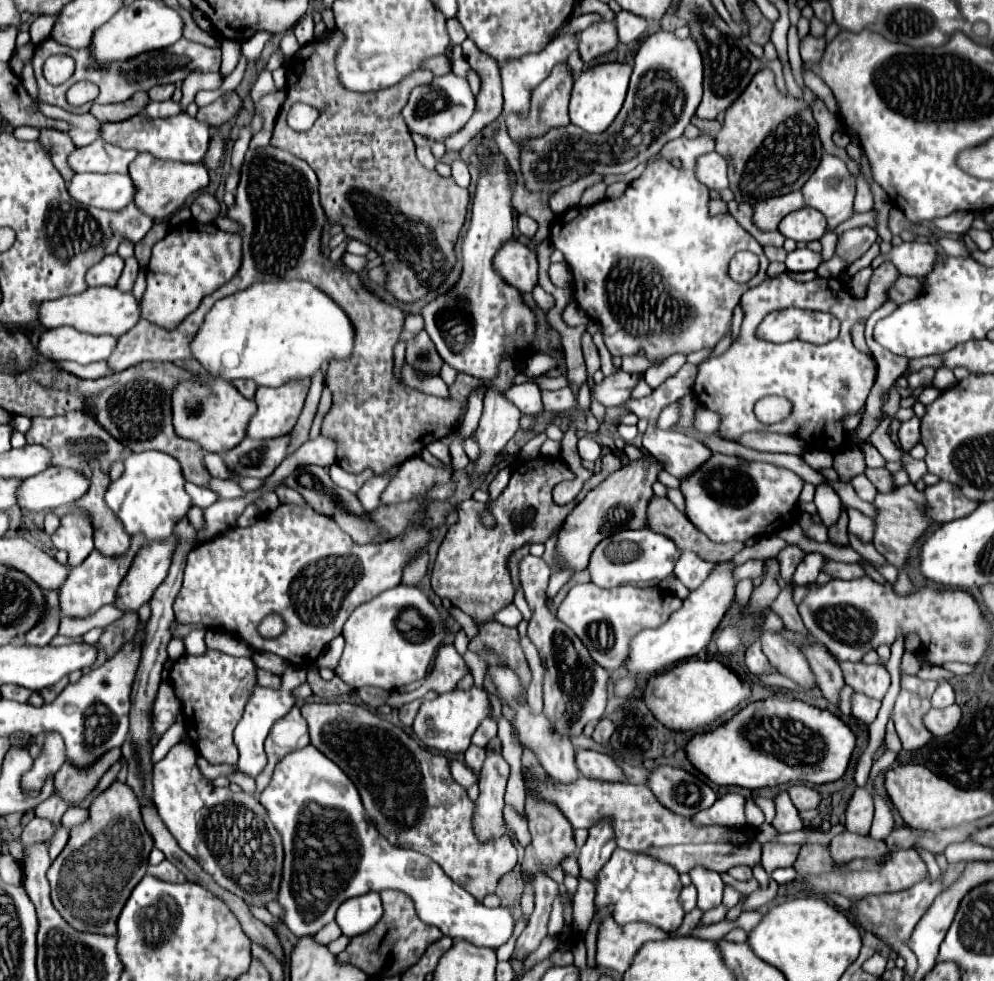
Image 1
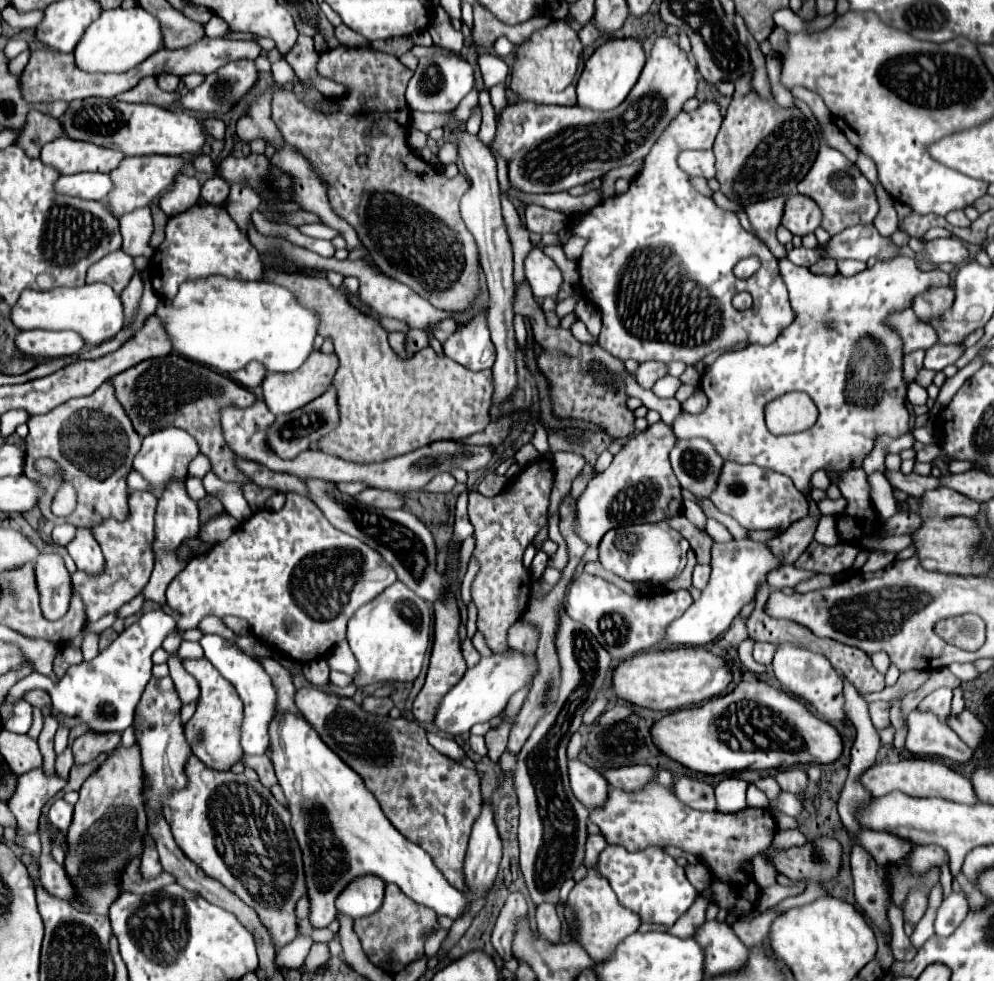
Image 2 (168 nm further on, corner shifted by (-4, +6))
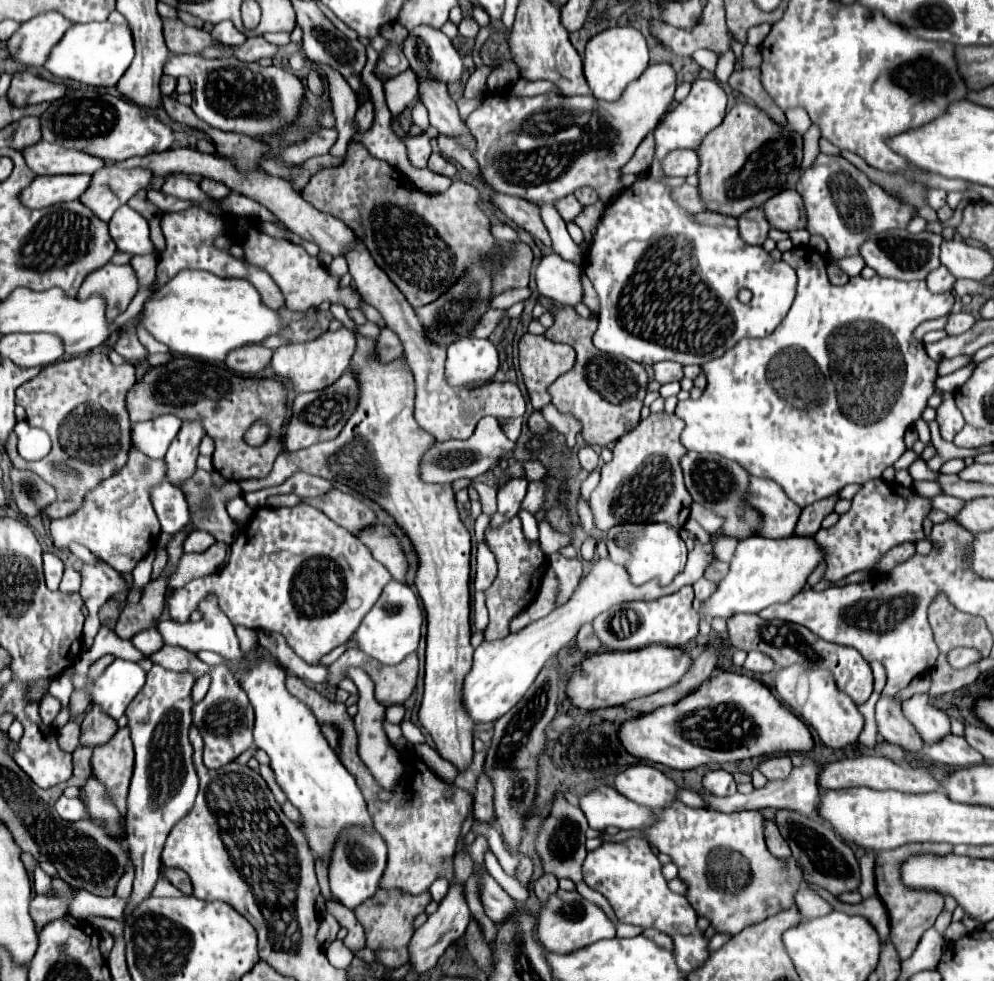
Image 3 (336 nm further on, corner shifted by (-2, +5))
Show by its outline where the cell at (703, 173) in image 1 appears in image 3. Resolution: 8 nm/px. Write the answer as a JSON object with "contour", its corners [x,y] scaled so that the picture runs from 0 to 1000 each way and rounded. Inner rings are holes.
{"contour":[[[675,153],[667,163],[665,163],[665,173],[669,179],[695,179],[701,177],[701,157],[697,153]]]}

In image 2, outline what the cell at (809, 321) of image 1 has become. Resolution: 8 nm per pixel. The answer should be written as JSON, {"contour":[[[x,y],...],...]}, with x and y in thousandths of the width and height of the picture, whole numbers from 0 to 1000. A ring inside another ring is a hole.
{"contour":[[[715,103],[705,105],[697,115],[685,113],[649,160],[647,172],[643,180],[635,185],[631,197],[617,199],[595,215],[574,223],[574,240],[589,244],[585,264],[580,266],[585,293],[589,305],[599,309],[607,323],[603,352],[625,368],[639,366],[641,370],[673,370],[683,366],[691,372],[699,372],[709,362],[725,354],[735,354],[743,348],[774,352],[792,331],[800,327],[792,295],[784,284],[782,264],[776,260],[772,250],[754,240],[737,215],[729,215],[721,211],[717,203],[707,201],[695,189],[695,180],[681,168],[681,158],[685,154],[717,150],[725,121],[723,107]],[[754,260],[762,260],[766,264],[766,274],[752,286],[745,286],[737,280],[737,272],[743,264]],[[745,297],[754,297],[758,301],[758,313],[752,317],[741,317],[735,311],[737,301]]]}

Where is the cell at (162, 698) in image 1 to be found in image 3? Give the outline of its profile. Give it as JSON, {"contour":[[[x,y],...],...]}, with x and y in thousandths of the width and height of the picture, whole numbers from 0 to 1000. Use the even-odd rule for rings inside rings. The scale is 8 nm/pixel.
{"contour":[[[154,677],[154,681],[148,685],[146,699],[138,705],[138,709],[126,724],[132,742],[132,754],[136,760],[136,787],[128,813],[128,860],[132,864],[130,869],[136,883],[136,897],[124,938],[132,934],[138,922],[152,913],[156,899],[160,897],[162,866],[166,854],[182,836],[182,832],[190,830],[198,811],[200,793],[192,775],[194,760],[190,756],[194,697],[194,687],[174,685],[160,677]]]}

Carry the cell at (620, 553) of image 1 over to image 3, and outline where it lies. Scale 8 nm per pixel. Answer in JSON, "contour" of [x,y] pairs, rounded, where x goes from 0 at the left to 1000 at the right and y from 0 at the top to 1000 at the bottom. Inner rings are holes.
{"contour":[[[623,534],[611,542],[613,569],[629,577],[639,595],[649,595],[661,589],[665,595],[673,595],[685,579],[689,579],[691,559],[683,540],[673,534]]]}

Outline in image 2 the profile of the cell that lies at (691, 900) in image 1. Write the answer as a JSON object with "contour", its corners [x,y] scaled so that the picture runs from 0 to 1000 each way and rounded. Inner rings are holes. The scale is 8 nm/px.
{"contour":[[[699,880],[699,882],[693,882],[689,884],[691,888],[691,896],[695,898],[695,902],[705,910],[713,900],[715,900],[715,890],[711,884],[707,884],[705,880]]]}

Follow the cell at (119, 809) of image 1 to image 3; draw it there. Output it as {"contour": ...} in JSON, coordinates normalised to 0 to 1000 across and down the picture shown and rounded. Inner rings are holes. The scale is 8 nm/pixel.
{"contour":[[[120,742],[108,758],[96,760],[92,779],[94,789],[110,803],[120,828],[126,828],[126,815],[134,789],[134,758],[130,742]]]}

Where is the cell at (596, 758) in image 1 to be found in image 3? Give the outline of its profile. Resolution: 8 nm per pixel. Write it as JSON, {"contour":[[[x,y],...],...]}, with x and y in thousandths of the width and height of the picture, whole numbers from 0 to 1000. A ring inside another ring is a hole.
{"contour":[[[635,781],[619,793],[619,803],[633,815],[657,826],[675,822],[681,815],[683,801],[659,781]]]}

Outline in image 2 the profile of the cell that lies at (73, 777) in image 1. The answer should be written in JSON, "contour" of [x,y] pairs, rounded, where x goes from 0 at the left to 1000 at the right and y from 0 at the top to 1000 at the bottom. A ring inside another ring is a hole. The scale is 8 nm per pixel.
{"contour":[[[86,747],[86,749],[77,751],[75,757],[71,759],[73,774],[75,774],[77,780],[92,778],[104,766],[118,764],[120,761],[120,755],[122,755],[122,749],[120,747],[116,747],[116,749],[92,749],[92,747]]]}

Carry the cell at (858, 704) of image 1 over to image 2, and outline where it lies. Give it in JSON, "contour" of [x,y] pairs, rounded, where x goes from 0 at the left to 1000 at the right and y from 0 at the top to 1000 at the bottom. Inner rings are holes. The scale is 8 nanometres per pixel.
{"contour":[[[890,715],[874,717],[874,729],[876,729],[876,735],[882,743],[892,741],[894,739],[894,717],[890,717]]]}

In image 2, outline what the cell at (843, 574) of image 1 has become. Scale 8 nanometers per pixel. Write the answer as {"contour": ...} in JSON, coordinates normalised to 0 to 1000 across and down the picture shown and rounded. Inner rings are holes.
{"contour":[[[878,562],[874,572],[866,578],[868,584],[876,584],[876,582],[882,582],[882,580],[888,580],[892,574],[896,574],[900,570],[900,564],[890,564],[890,562]]]}

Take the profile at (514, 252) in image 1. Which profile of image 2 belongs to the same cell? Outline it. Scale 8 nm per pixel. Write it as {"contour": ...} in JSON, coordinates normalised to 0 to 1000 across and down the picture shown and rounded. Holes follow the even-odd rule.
{"contour":[[[536,252],[528,262],[528,282],[540,305],[560,301],[562,291],[566,288],[564,276],[558,272],[556,264],[540,252]]]}

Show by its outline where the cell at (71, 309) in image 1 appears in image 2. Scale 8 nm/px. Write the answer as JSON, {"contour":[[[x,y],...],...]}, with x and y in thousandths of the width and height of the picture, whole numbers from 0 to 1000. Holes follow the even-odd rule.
{"contour":[[[108,288],[84,293],[59,293],[55,297],[23,297],[19,309],[11,317],[11,325],[19,335],[73,335],[84,341],[88,352],[100,352],[116,344],[126,329],[122,303]]]}

